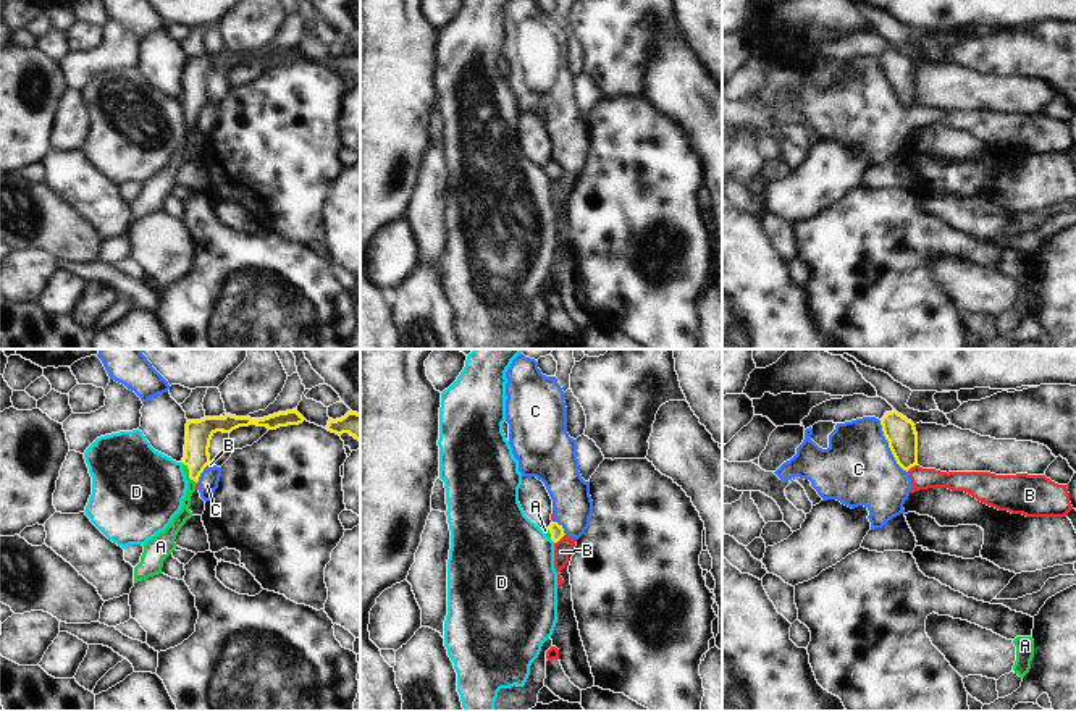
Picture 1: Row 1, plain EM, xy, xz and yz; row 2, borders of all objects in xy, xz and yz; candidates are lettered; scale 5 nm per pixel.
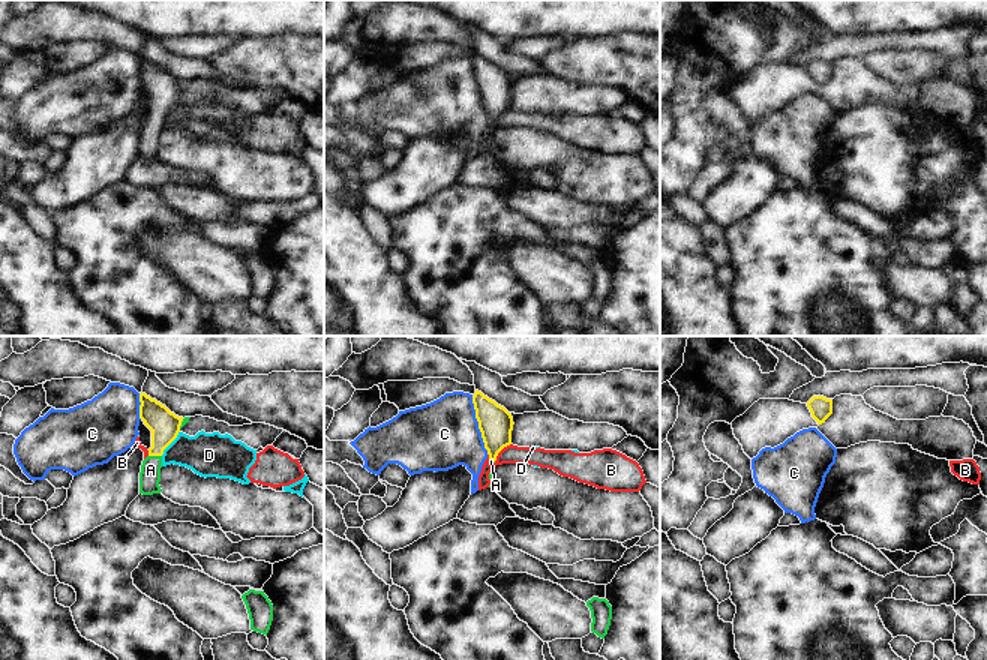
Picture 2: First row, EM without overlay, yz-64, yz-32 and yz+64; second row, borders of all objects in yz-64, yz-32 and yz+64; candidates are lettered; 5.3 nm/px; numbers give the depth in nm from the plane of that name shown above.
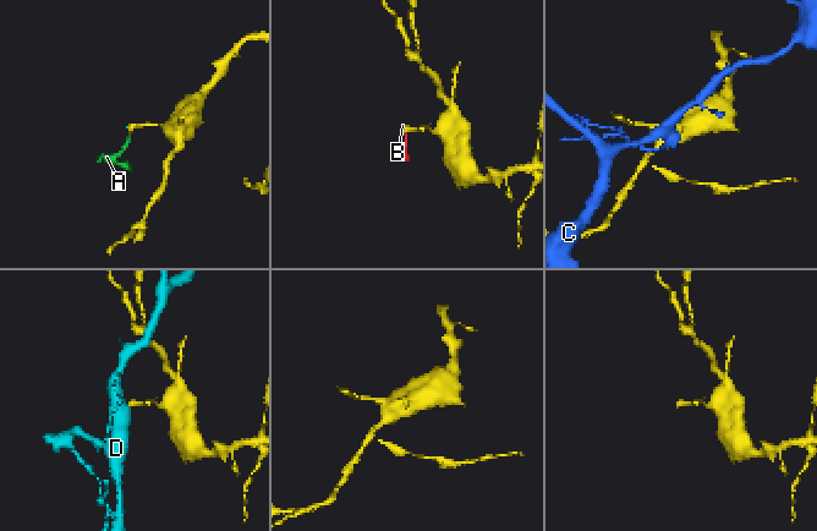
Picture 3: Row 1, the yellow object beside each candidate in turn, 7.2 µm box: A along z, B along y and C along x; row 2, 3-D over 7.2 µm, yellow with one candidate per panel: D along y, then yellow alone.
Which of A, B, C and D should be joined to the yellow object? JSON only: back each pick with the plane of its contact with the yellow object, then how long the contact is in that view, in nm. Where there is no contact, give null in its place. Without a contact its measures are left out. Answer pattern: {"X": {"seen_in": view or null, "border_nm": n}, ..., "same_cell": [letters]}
{"A": {"seen_in": "xy", "border_nm": 120}, "same_cell": ["A"]}

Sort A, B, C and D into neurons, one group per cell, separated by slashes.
A / B C / D

